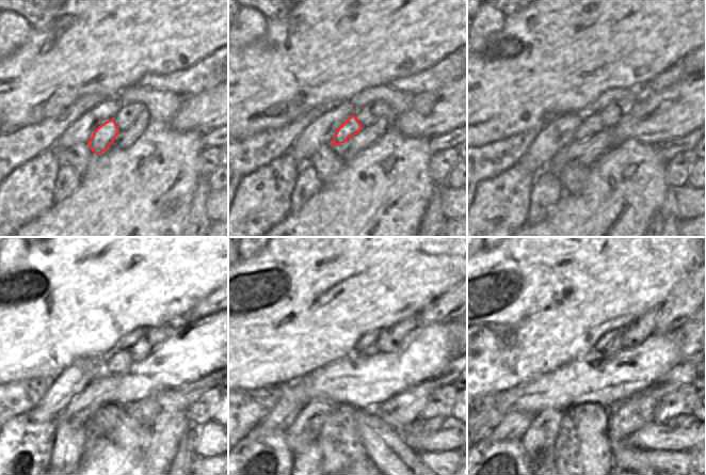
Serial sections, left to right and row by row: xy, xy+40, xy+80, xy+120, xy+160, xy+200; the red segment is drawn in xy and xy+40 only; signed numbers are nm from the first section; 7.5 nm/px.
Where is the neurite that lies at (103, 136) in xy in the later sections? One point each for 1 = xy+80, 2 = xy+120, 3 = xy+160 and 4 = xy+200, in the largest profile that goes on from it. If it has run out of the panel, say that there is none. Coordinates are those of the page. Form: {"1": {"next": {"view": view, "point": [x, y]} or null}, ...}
{"1": {"next": {"view": "xy+80", "point": [592, 124]}}, "2": {"next": {"view": "xy+120", "point": [118, 362]}}, "3": {"next": {"view": "xy+160", "point": [372, 349]}}, "4": {"next": {"view": "xy+200", "point": [616, 345]}}}

